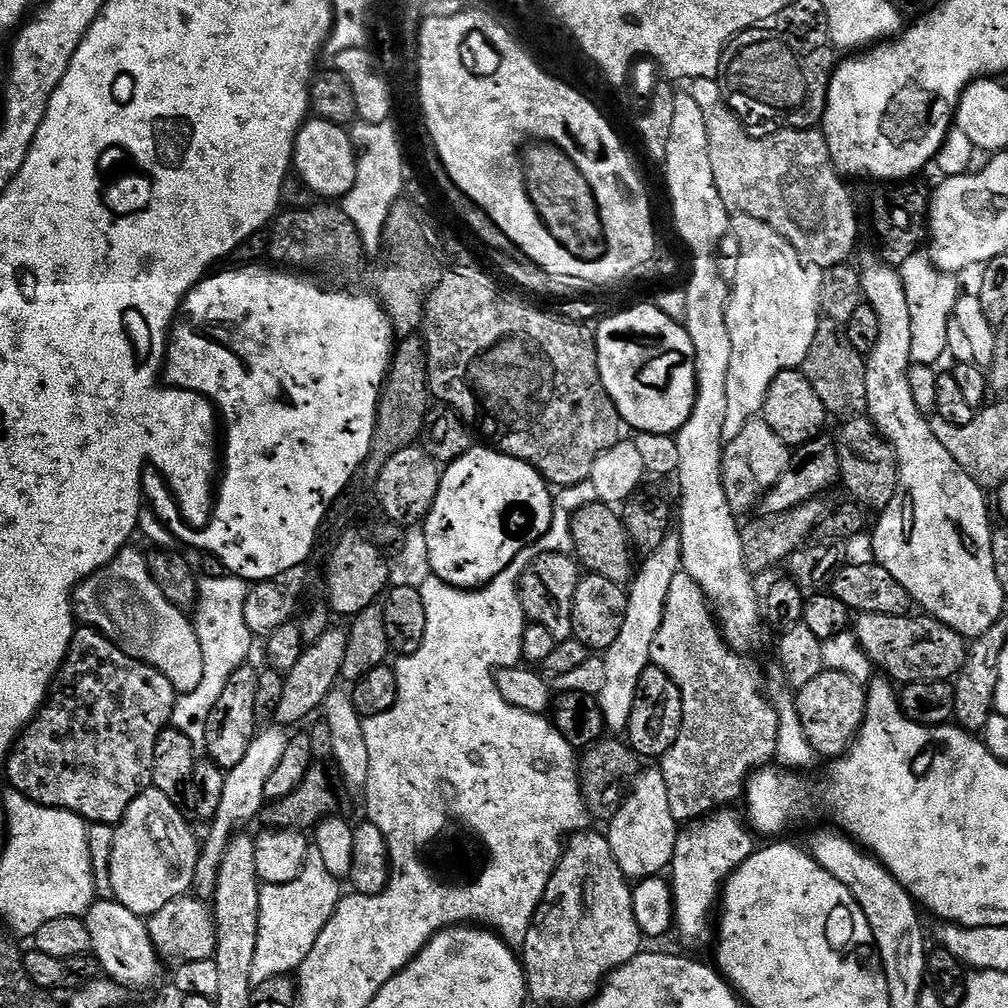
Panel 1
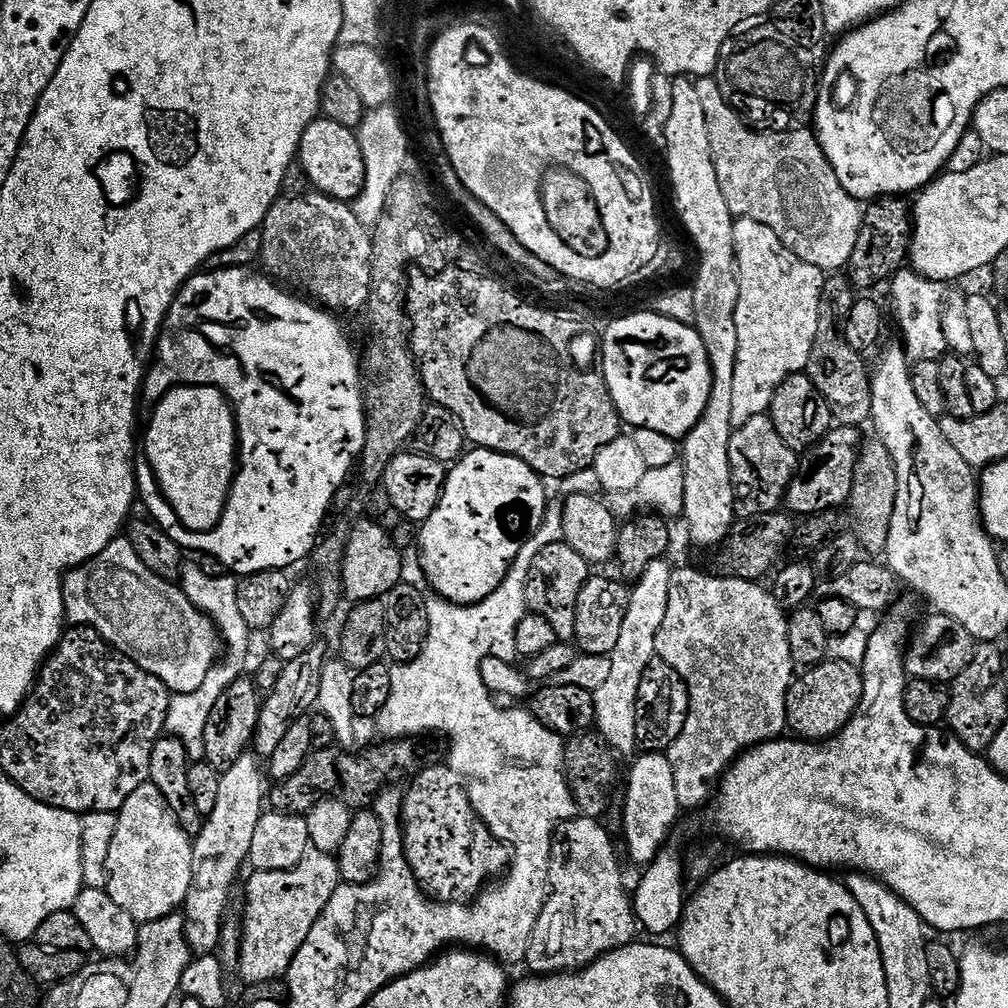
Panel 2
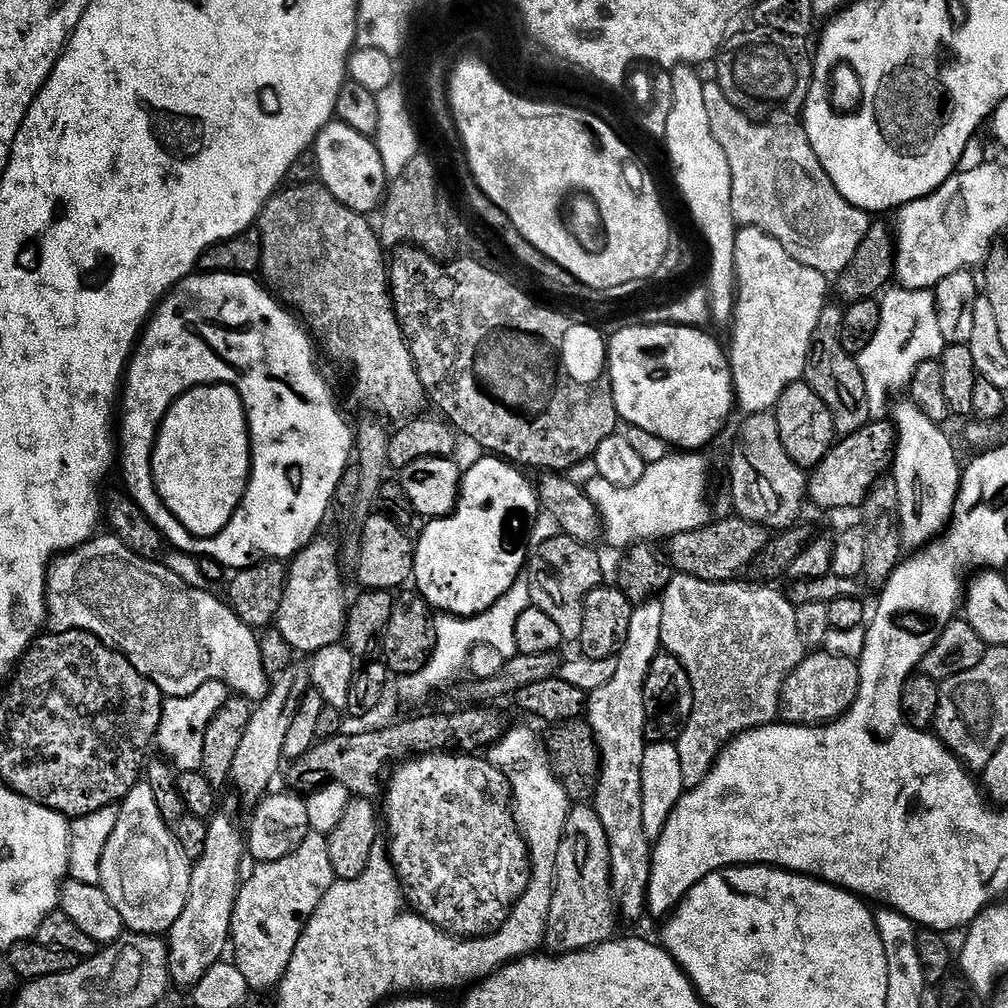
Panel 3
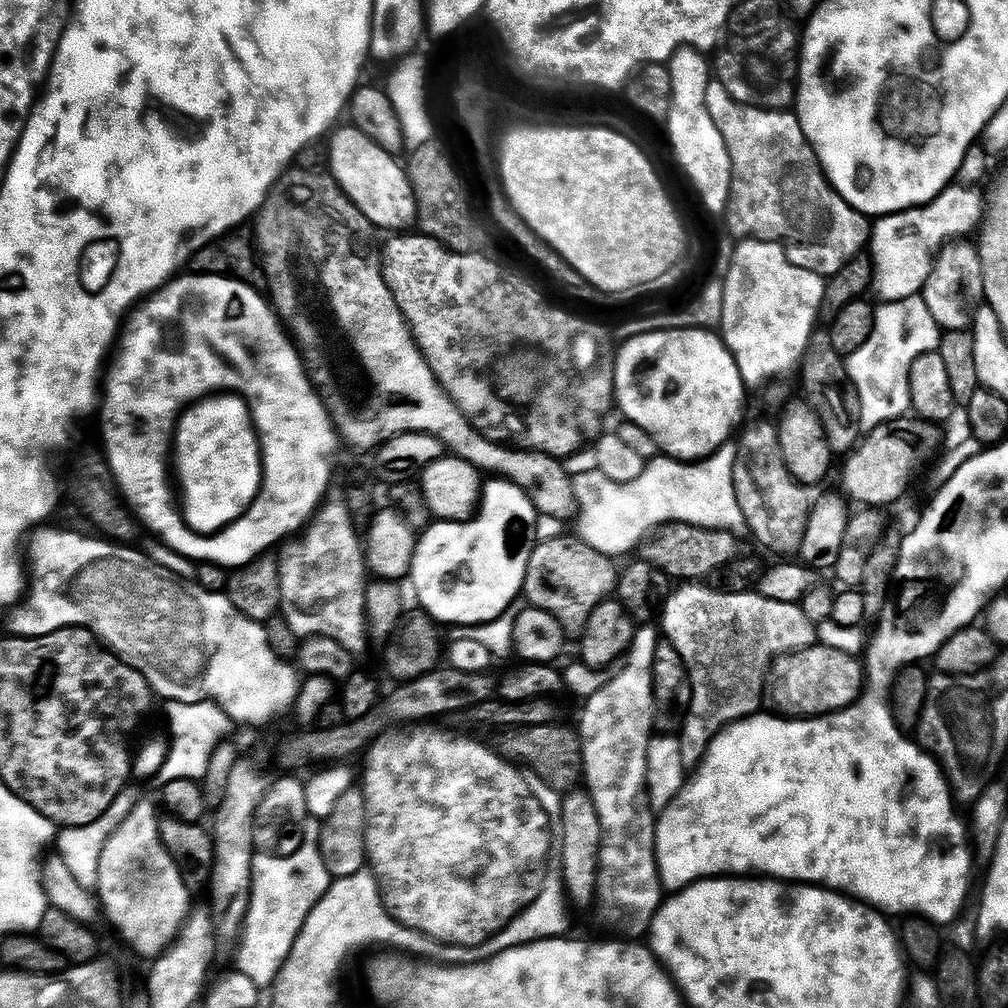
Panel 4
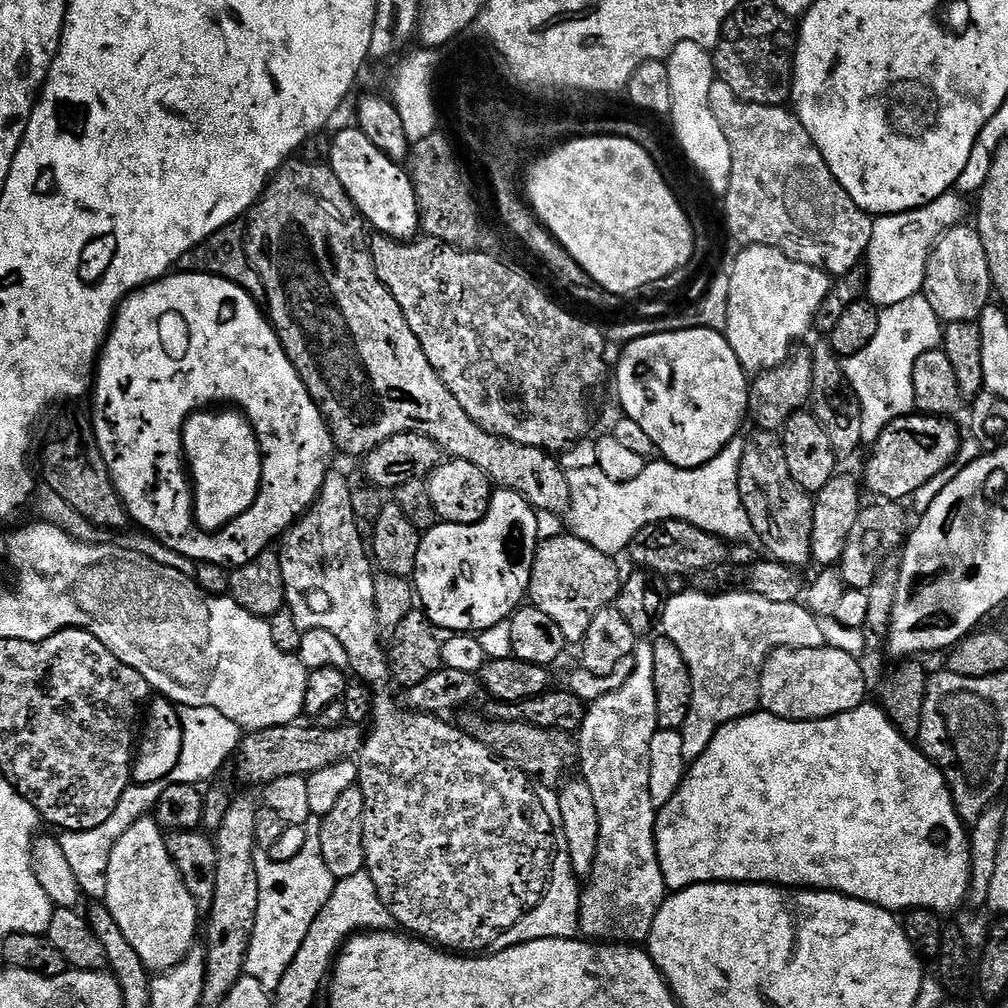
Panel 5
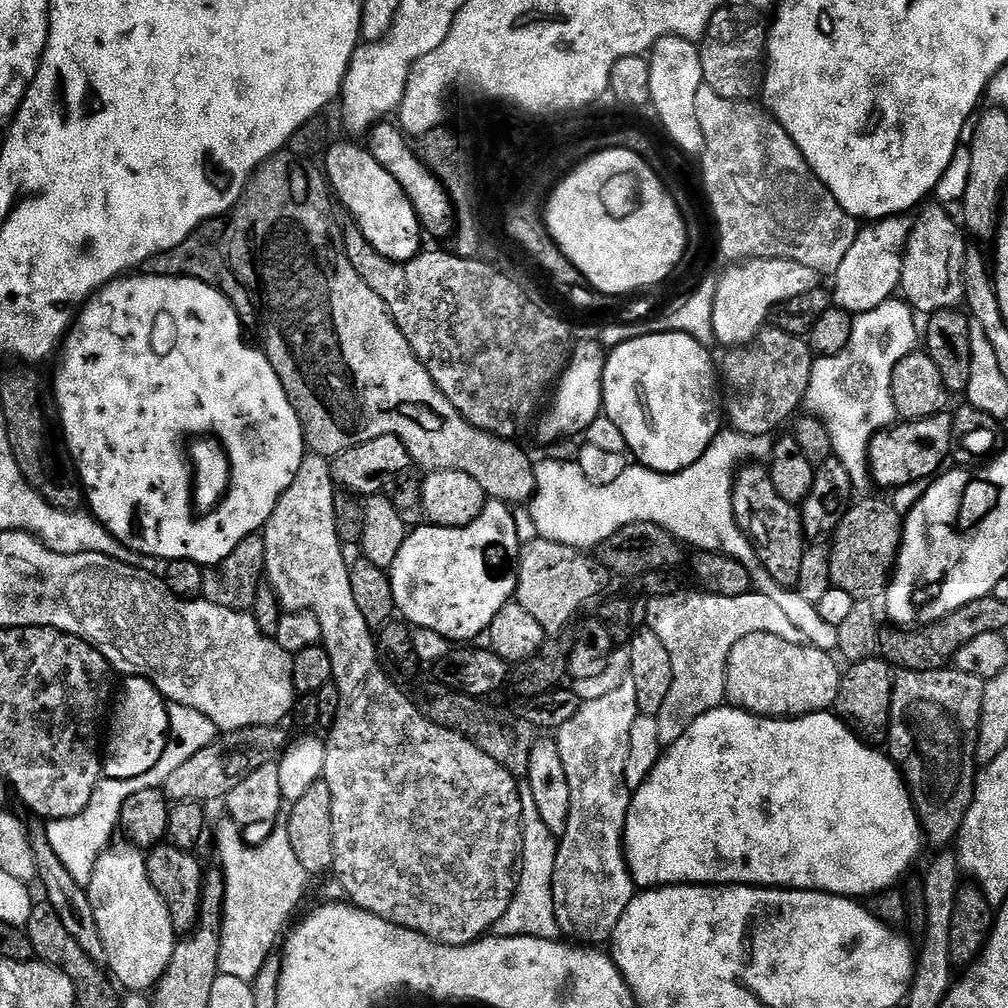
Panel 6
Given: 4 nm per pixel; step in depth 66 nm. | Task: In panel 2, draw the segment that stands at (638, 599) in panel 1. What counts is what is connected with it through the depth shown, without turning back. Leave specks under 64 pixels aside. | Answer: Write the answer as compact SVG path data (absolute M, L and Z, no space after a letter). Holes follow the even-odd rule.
M667 559L654 562L631 589L629 609L622 625L622 634L619 635L618 646L614 647L607 661L608 673L605 674L600 689L595 689L596 720L602 720L602 727L598 732L605 740L624 742L630 740L630 732L636 732L636 708L630 708L630 698L634 698L635 703L638 702L642 674L646 674L646 666L650 666L650 662L657 659L656 639L662 626L662 618L666 618L670 578L674 571L673 565L668 563Z

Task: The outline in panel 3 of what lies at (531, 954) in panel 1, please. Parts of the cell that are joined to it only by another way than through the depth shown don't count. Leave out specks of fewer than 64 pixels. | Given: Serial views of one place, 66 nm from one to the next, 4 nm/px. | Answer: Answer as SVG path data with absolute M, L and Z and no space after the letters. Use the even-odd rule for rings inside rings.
M580 802L569 807L566 826L562 830L562 842L558 846L554 864L556 864L556 889L552 892L552 900L547 901L548 933L544 936L547 951L552 954L586 952L613 939L617 935L618 909L616 896L612 892L610 842L606 838L606 826L602 826L602 818L598 818L596 809L591 803Z

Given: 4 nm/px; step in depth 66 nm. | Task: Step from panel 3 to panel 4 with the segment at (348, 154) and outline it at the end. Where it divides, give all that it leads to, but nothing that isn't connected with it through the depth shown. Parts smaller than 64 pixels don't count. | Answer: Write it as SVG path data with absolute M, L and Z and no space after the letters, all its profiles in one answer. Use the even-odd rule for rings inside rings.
M351 126L339 128L331 133L327 141L328 160L332 163L330 175L336 185L377 229L402 230L406 224L411 225L416 217L416 200L412 196L412 187L408 182L405 165L401 161L399 164L393 153L378 146L378 142L374 142L357 128Z

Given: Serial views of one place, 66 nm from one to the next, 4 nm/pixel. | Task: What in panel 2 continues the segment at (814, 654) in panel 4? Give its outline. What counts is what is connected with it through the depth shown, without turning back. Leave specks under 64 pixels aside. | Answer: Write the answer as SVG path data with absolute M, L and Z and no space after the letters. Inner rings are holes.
M829 658L800 675L793 679L792 689L788 691L788 728L796 731L793 733L801 740L826 741L840 733L858 710L864 673L855 664Z

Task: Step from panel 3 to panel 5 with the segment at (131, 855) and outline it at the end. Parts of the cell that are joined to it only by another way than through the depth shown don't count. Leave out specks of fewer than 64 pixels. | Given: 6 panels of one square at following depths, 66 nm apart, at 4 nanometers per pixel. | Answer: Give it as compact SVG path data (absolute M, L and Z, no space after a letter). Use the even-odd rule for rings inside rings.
M155 819L136 820L125 830L109 856L106 892L102 900L105 905L108 904L108 912L112 915L117 930L124 935L125 942L133 948L131 951L142 958L145 968L153 973L159 974L172 968L193 947L192 939L196 936L196 900L192 897L192 891L184 883L175 862L167 852L165 833Z

